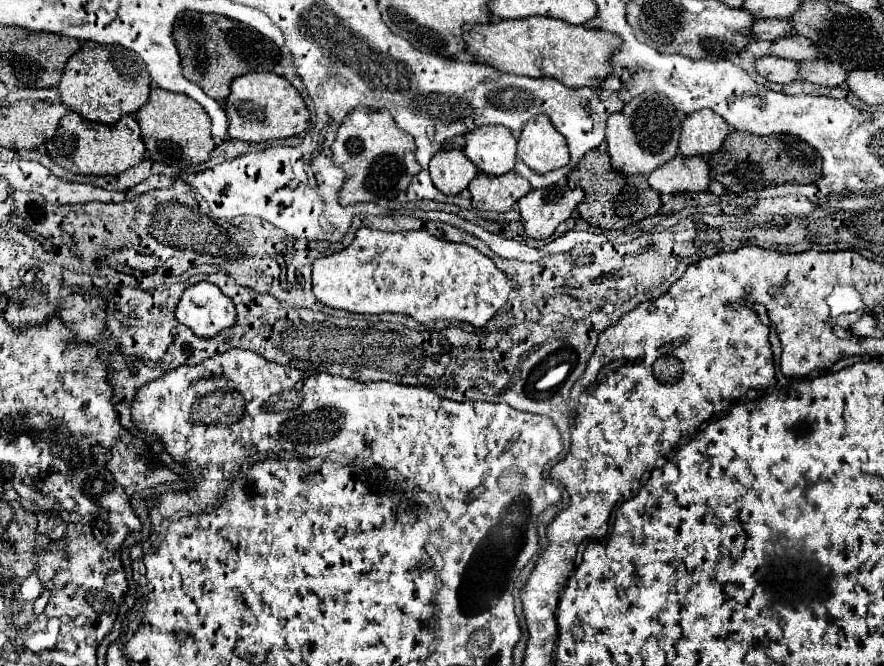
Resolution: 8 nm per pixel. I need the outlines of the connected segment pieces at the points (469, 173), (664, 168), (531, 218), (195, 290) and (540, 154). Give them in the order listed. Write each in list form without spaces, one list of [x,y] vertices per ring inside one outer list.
[[[451,149],[451,151],[441,151],[431,159],[429,173],[433,185],[441,193],[457,195],[463,189],[467,189],[467,185],[479,173],[479,169],[465,157],[463,151]]]
[[[673,157],[667,165],[661,165],[649,175],[649,185],[657,193],[685,193],[707,191],[709,187],[709,163],[705,157]]]
[[[553,185],[529,191],[517,203],[525,235],[533,239],[549,239],[555,233],[557,225],[571,217],[583,197],[585,193],[579,187],[569,189]]]
[[[201,281],[183,291],[175,307],[175,317],[179,323],[191,327],[195,335],[213,337],[219,329],[235,323],[235,307],[217,285]]]
[[[533,117],[519,135],[517,153],[535,173],[549,173],[569,163],[565,137],[551,125],[549,117]]]

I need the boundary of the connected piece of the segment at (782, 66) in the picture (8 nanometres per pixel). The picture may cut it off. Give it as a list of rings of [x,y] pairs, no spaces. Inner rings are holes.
[[[771,55],[757,59],[757,71],[767,81],[773,81],[773,83],[791,83],[791,81],[799,79],[795,61],[787,61],[787,59],[771,57]]]

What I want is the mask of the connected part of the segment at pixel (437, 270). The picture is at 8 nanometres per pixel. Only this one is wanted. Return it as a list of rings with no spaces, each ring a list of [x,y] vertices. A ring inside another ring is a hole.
[[[363,227],[357,231],[347,249],[319,257],[313,263],[313,293],[323,305],[351,313],[405,313],[427,327],[441,319],[449,323],[465,321],[475,327],[485,327],[509,301],[511,289],[513,285],[507,275],[499,271],[487,255],[465,243],[441,241],[429,231],[385,233]]]

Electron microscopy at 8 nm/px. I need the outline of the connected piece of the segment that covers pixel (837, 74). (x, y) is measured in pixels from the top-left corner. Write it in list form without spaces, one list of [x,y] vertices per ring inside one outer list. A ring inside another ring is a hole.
[[[827,59],[801,63],[801,79],[823,85],[823,87],[841,87],[847,79],[847,73],[849,73],[847,69]]]

